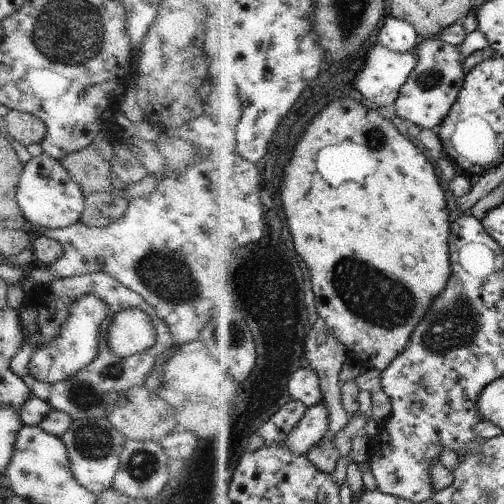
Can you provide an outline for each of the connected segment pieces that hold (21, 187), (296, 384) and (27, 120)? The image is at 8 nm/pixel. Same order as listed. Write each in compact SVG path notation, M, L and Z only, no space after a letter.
M42 153L24 164L18 183L16 200L24 218L39 228L67 228L81 220L85 196L79 184L68 174L59 160Z
M307 363L299 366L292 374L288 388L291 396L305 402L307 407L325 402L320 375Z
M12 109L4 117L4 126L13 140L25 147L40 144L46 138L46 124L30 113Z

